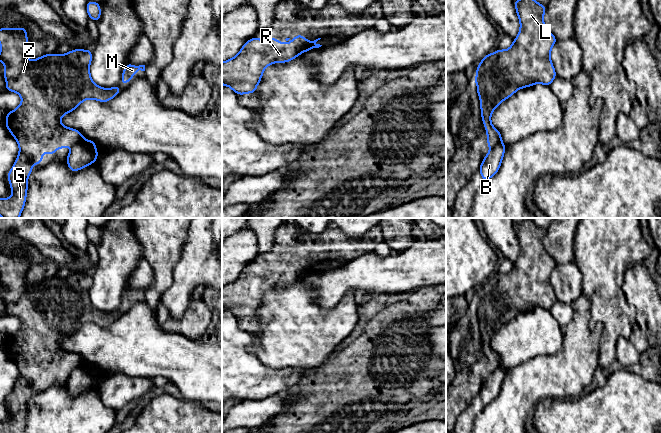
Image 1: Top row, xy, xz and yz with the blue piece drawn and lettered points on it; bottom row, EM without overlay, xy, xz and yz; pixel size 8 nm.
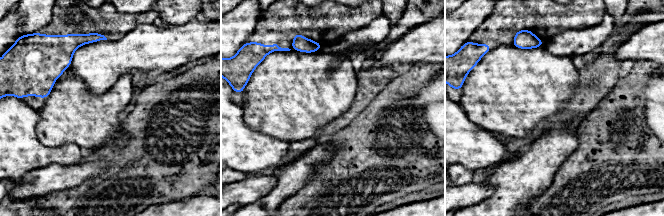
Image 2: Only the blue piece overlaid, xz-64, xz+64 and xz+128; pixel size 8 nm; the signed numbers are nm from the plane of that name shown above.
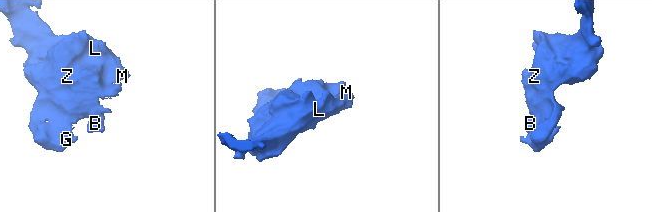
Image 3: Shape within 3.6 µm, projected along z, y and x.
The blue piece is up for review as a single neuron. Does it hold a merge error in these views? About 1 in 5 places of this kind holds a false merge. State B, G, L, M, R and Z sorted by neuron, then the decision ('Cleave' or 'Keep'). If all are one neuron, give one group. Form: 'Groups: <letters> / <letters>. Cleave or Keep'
Groups: B / G L M R Z. Cleave

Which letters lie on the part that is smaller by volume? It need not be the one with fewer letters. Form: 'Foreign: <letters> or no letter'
Foreign: B

